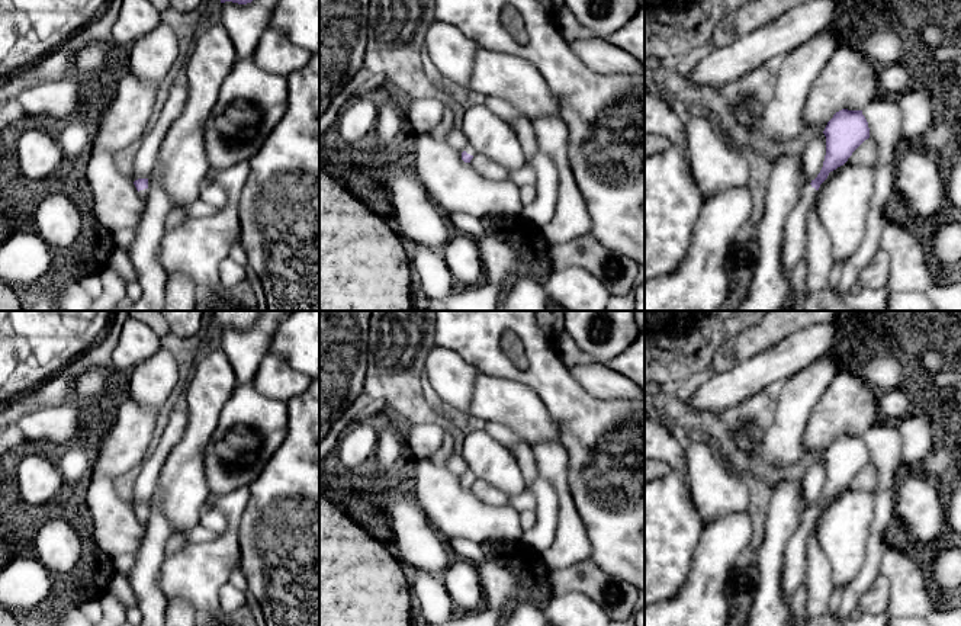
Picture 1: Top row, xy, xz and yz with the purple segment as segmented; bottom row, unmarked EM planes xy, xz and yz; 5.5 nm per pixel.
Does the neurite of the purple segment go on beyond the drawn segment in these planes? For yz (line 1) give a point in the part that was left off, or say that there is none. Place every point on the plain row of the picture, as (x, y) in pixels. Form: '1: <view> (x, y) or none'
1: yz (794, 568)

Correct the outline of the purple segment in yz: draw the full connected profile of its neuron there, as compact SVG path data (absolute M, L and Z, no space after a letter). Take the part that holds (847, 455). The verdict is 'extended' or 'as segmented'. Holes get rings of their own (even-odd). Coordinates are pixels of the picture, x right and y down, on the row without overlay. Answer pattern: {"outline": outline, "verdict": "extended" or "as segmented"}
{"outline": "M842 434L827 447L825 456L826 481L817 503L811 505L790 539L782 565L782 595L790 603L797 588L806 581L807 558L806 540L820 510L829 498L843 491L852 478L870 463L870 453L862 436Z", "verdict": "extended"}

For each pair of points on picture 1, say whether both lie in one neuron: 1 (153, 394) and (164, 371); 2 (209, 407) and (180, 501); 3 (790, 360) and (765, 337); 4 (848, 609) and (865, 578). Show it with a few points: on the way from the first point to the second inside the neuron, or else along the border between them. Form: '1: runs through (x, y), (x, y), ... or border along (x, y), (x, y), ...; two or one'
1: runs through (153, 388), (153, 382), (158, 376); one
2: runs through (199, 430), (182, 478); one
3: border along (803, 327), (743, 360); two
4: runs through (849, 602), (852, 591), (858, 586); one

